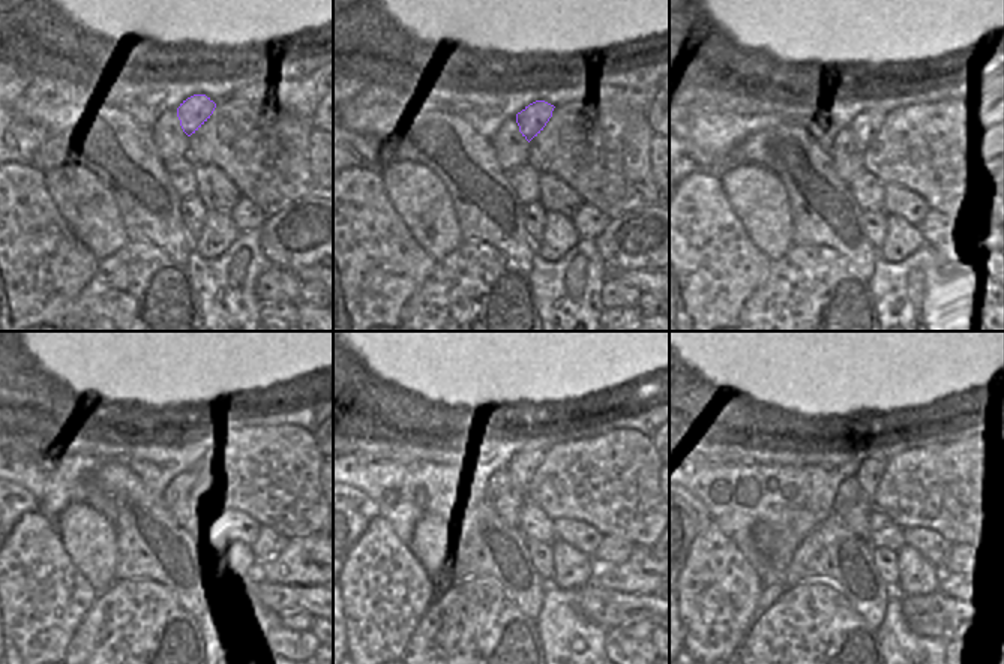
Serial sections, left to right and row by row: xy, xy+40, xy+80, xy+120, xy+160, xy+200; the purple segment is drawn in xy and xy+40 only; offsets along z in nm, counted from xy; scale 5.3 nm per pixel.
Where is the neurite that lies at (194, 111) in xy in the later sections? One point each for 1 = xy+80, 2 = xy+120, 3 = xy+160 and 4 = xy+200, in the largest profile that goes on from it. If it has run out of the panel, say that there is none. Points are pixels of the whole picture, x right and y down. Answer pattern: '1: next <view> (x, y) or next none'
1: next xy+80 (865, 126)
2: next xy+120 (197, 463)
3: next xy+160 (524, 468)
4: next xy+200 (872, 466)

